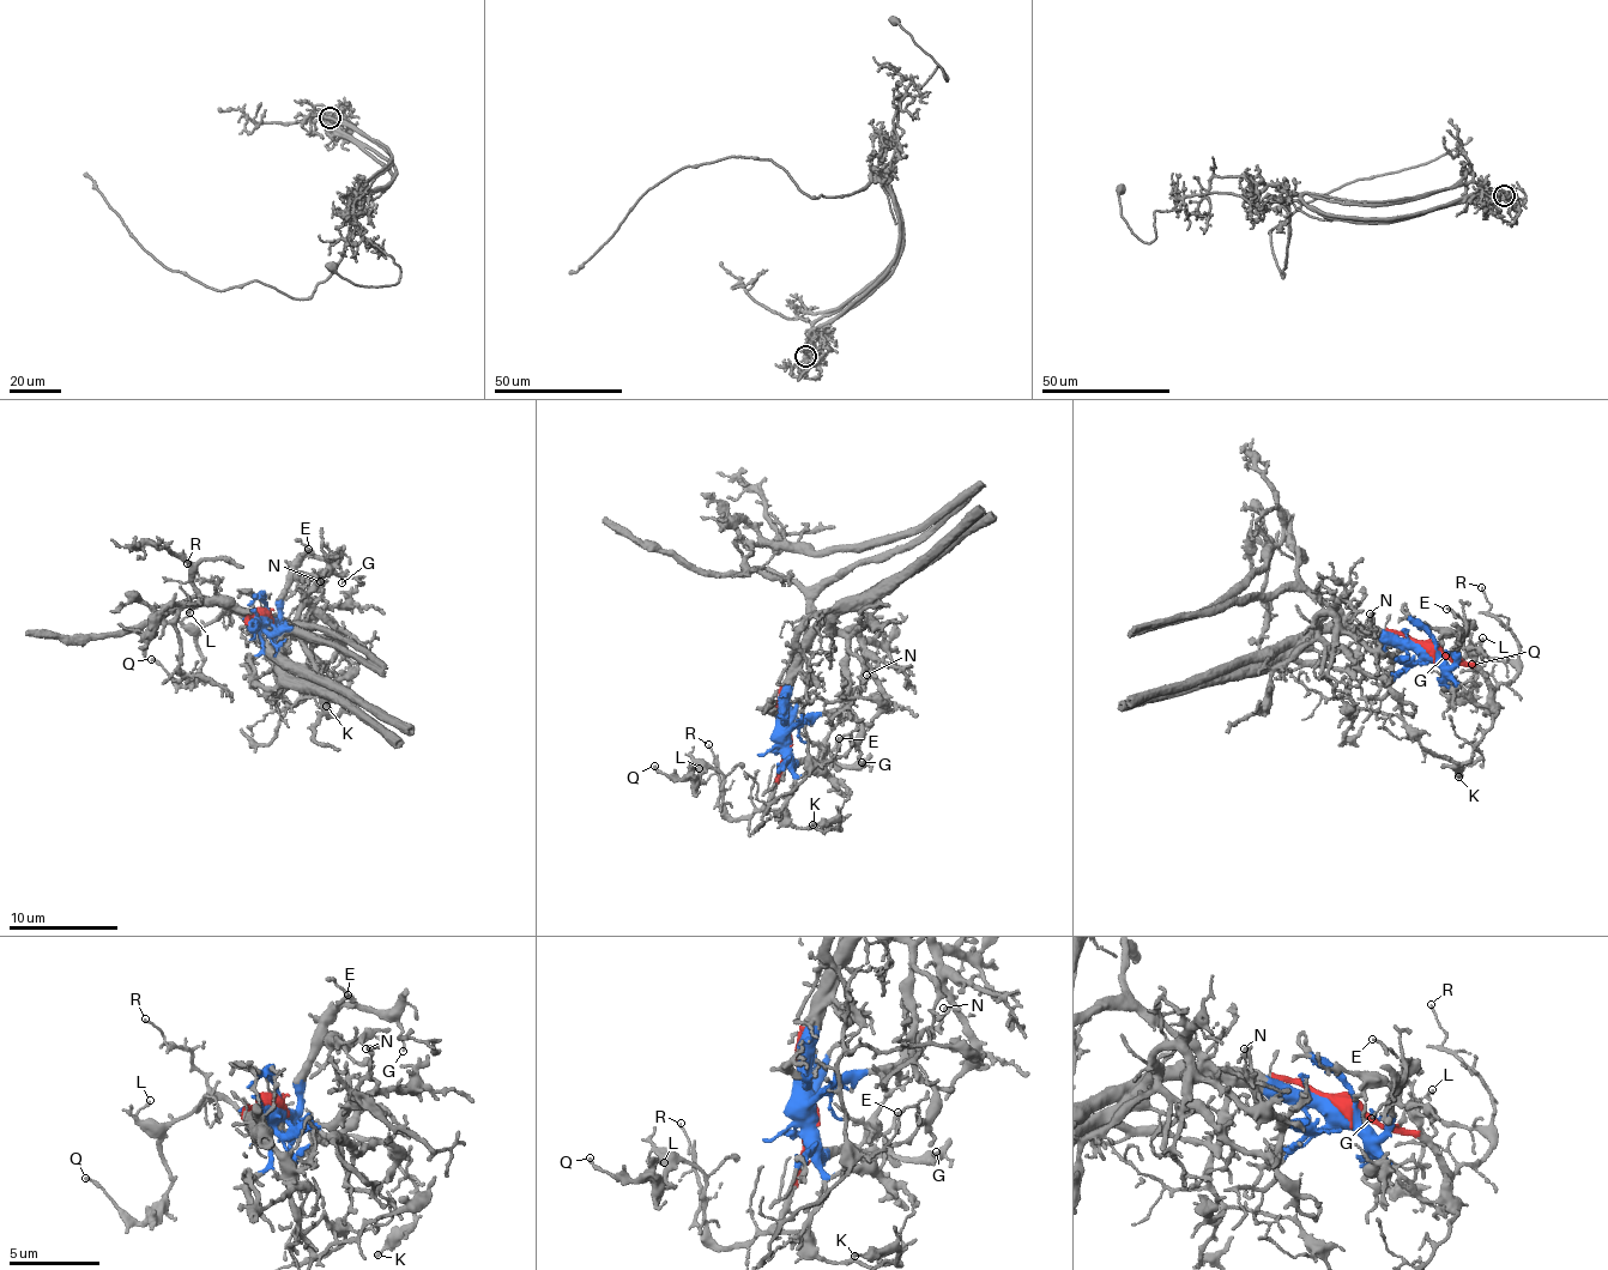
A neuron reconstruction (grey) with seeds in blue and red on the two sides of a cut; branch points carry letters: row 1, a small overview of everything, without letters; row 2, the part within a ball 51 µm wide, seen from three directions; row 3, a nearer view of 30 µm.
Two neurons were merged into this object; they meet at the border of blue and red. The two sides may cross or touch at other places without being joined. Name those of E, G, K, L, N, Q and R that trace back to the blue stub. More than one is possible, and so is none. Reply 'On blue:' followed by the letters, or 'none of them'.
On blue: E, G, N

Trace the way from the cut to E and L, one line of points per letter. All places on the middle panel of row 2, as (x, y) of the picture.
E: (783, 733), (783, 744), (795, 766), (798, 757), (818, 759), (839, 737)
L: (783, 733), (778, 784), (749, 815), (731, 820), (723, 778), (693, 761), (699, 767)

